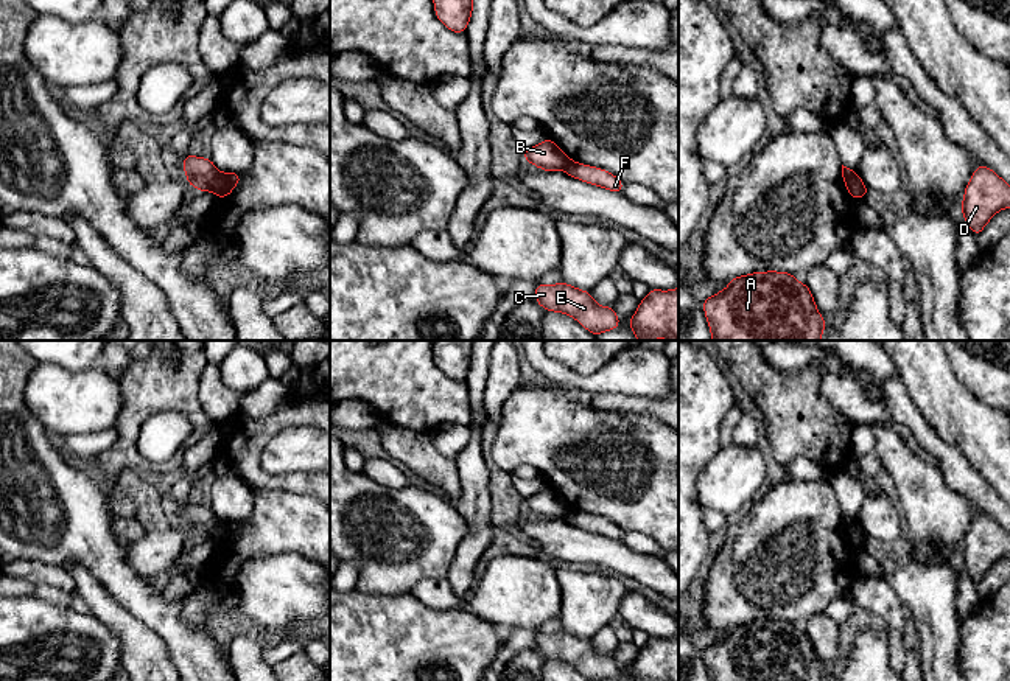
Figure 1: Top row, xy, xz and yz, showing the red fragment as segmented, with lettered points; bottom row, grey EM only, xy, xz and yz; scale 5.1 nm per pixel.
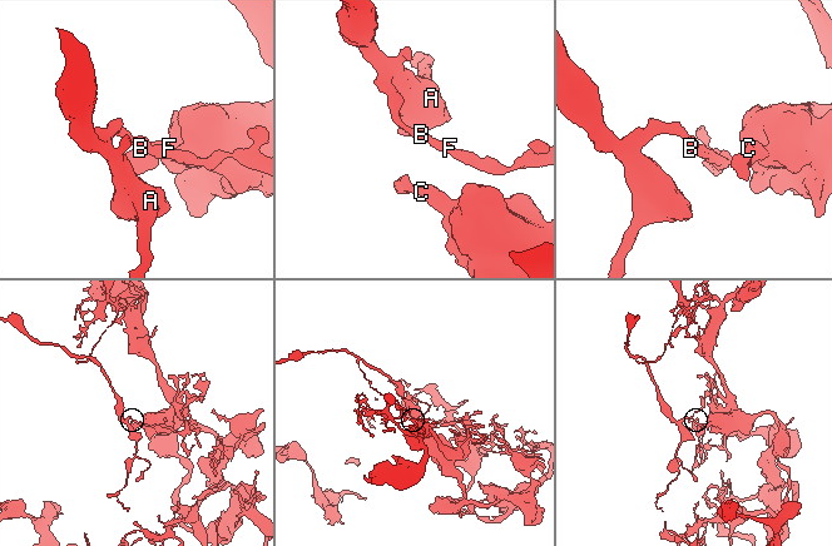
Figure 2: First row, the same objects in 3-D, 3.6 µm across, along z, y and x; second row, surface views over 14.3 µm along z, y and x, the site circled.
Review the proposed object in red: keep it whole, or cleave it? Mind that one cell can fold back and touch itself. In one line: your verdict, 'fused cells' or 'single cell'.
fused cells

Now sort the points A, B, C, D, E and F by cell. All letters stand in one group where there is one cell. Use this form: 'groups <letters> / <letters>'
groups A B / C D E F

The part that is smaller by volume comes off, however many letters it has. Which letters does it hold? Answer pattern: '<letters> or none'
A, B

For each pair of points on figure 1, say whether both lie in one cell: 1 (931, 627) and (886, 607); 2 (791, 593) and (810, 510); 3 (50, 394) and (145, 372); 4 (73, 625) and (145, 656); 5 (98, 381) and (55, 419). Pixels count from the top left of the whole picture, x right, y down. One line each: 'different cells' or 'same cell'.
1: different cells
2: same cell
3: different cells
4: different cells
5: same cell

